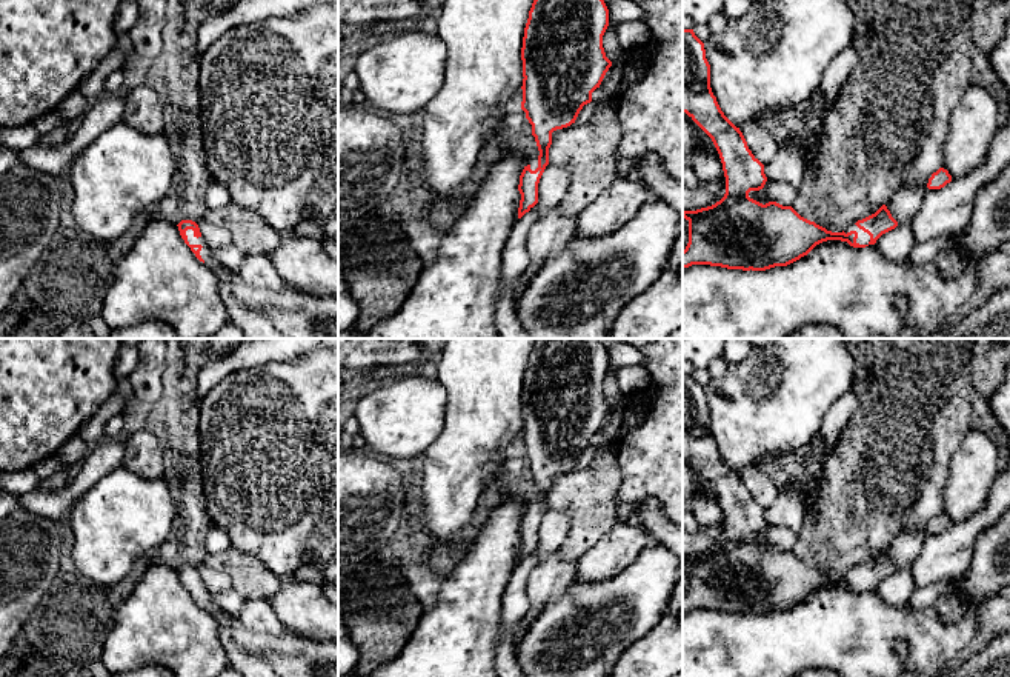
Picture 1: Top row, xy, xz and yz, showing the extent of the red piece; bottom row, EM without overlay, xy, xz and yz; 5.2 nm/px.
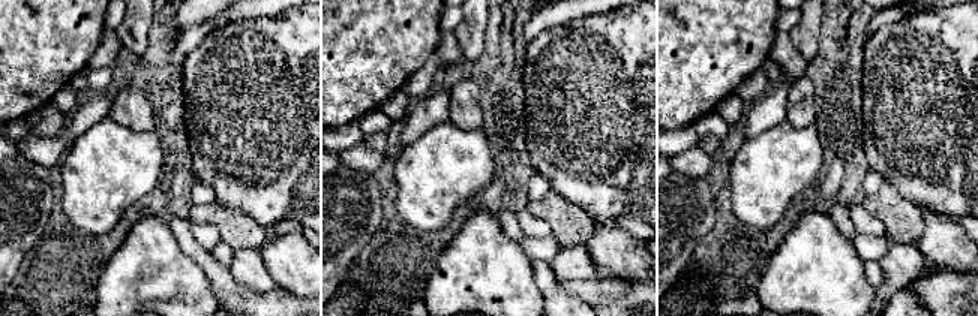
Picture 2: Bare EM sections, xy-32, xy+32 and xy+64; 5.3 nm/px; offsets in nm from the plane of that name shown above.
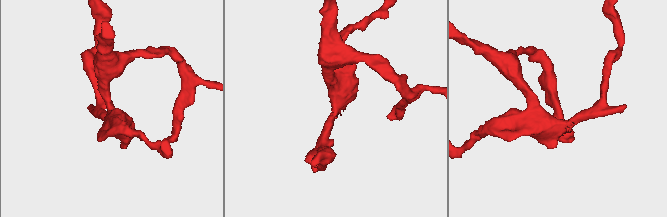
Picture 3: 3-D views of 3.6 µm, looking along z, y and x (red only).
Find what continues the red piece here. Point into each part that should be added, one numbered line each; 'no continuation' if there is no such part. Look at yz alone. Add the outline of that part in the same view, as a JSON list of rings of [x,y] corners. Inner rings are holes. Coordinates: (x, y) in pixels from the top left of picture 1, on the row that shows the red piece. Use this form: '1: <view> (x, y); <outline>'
1: yz (863, 237); [[[852,225],[844,232],[847,234],[850,231],[856,231],[858,232],[856,243],[859,243],[859,245],[869,245],[870,235],[867,232],[864,232],[862,229],[859,229],[856,225]]]

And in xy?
1: xy (294, 314); [[[186,231],[189,245],[201,245],[200,255],[215,275],[224,277],[232,297],[249,309],[266,315],[284,338],[338,338],[338,297],[311,295],[286,288],[274,292],[244,285],[234,271],[214,260],[203,237]]]

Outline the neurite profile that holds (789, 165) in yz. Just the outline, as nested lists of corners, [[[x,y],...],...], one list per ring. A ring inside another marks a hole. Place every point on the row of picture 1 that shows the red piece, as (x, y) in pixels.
[[[796,137],[781,146],[772,162],[764,165],[767,180],[801,186],[807,172],[806,143]]]

